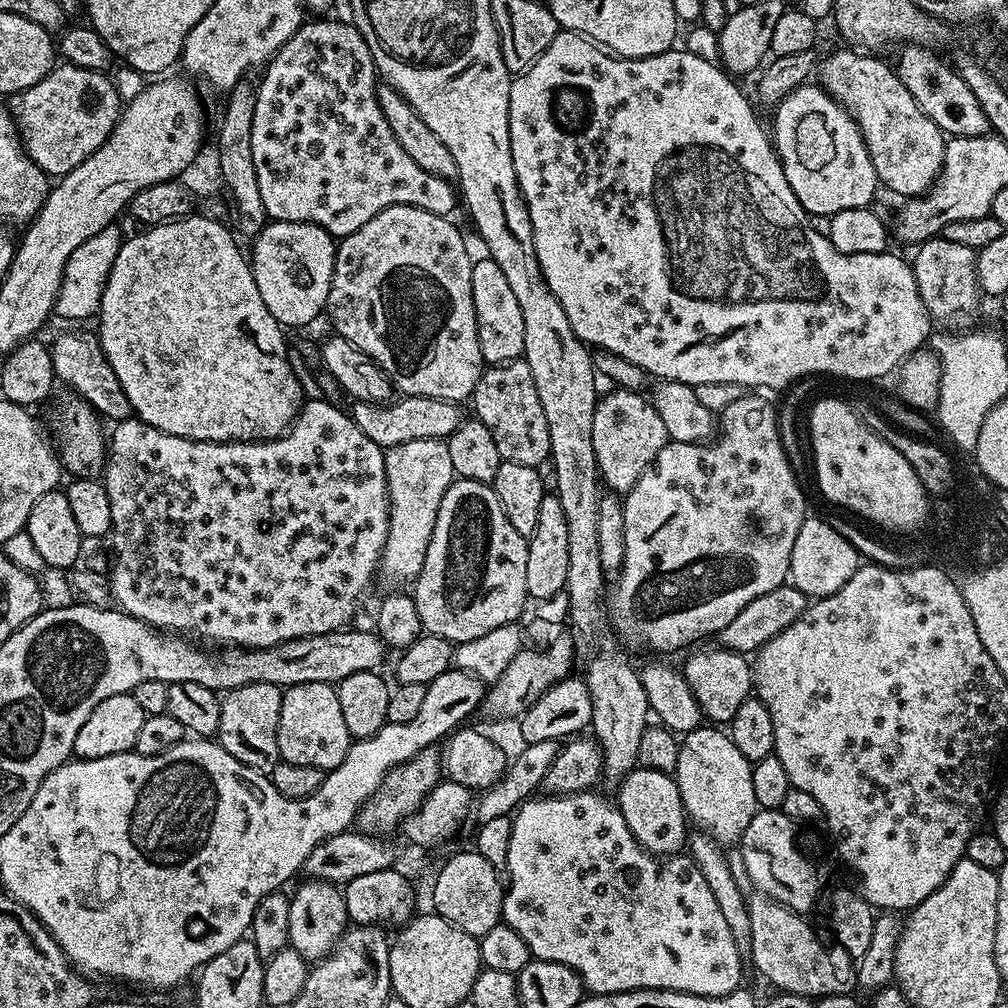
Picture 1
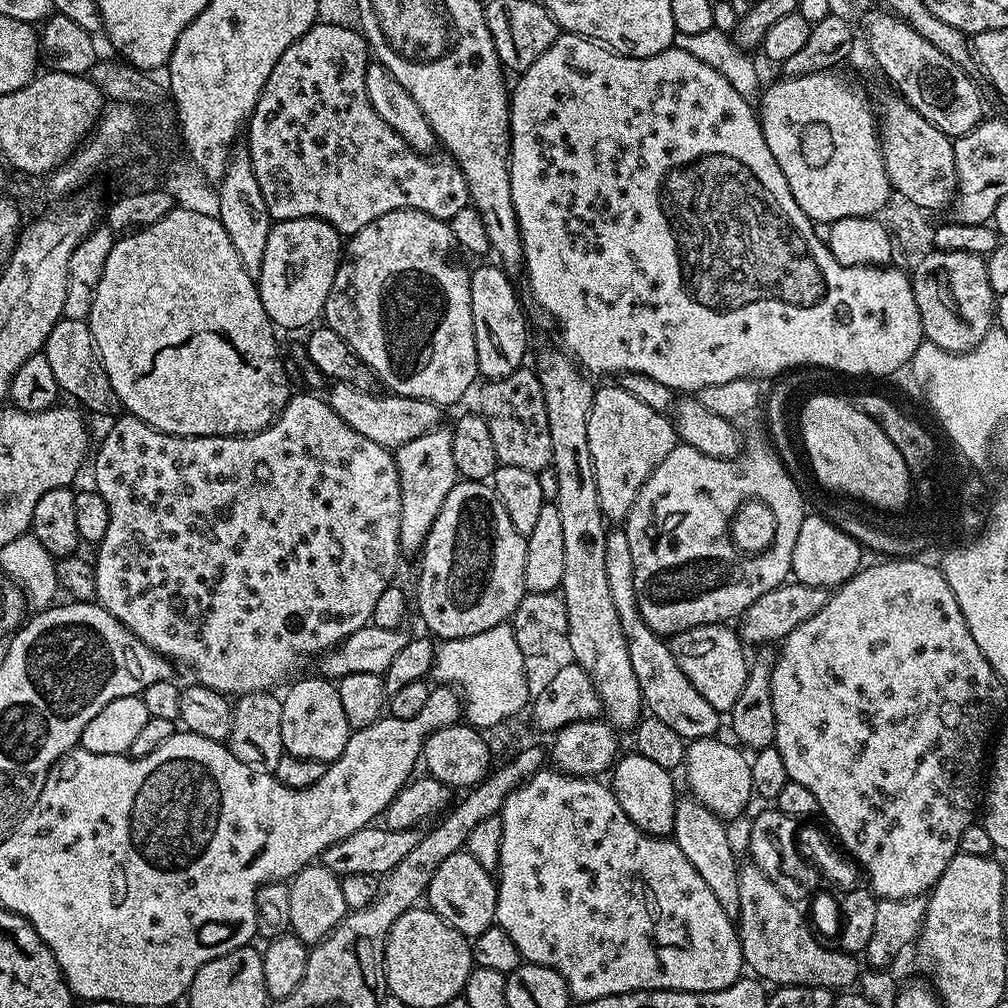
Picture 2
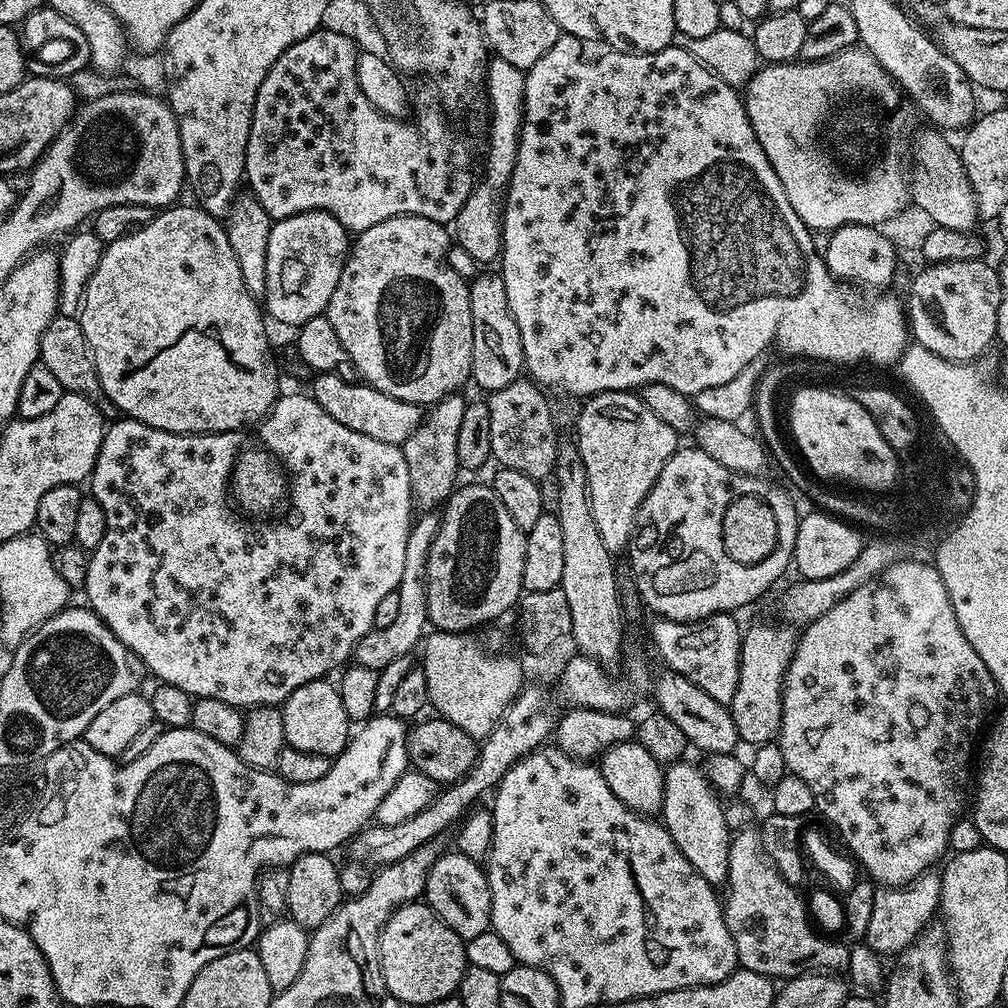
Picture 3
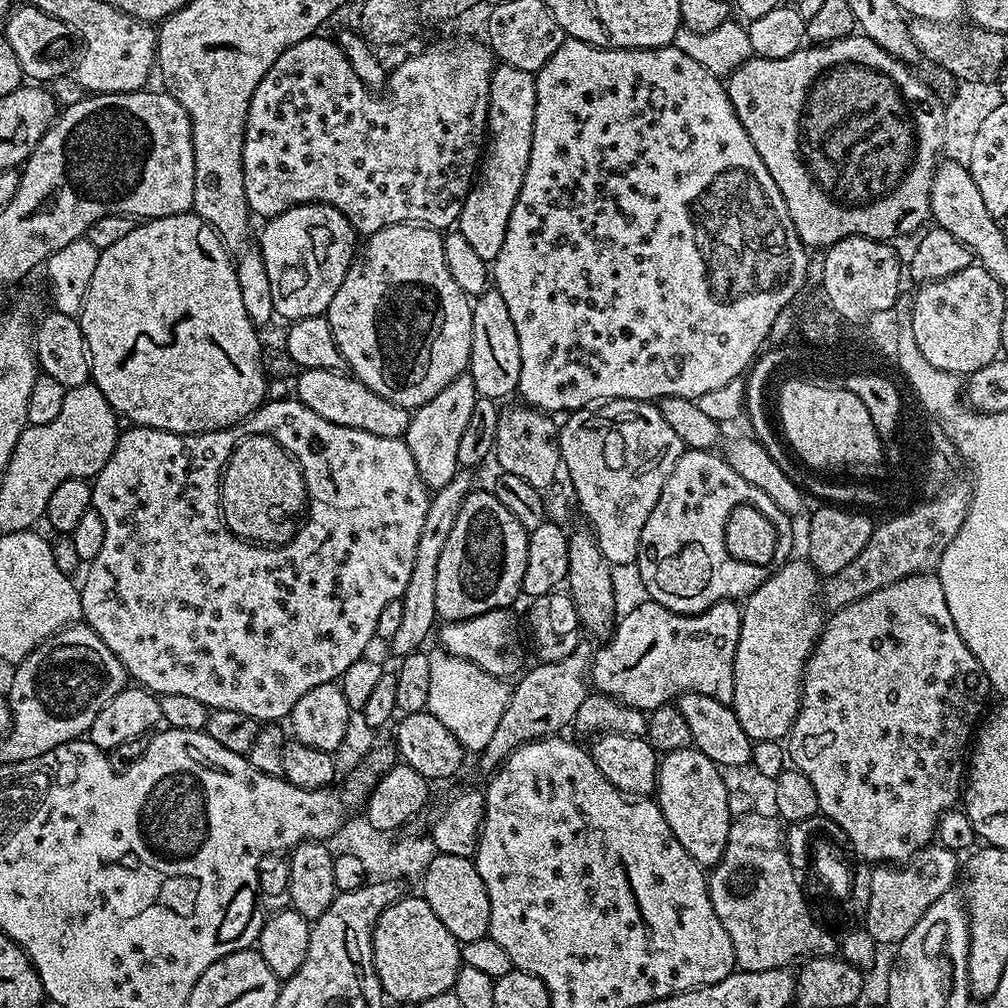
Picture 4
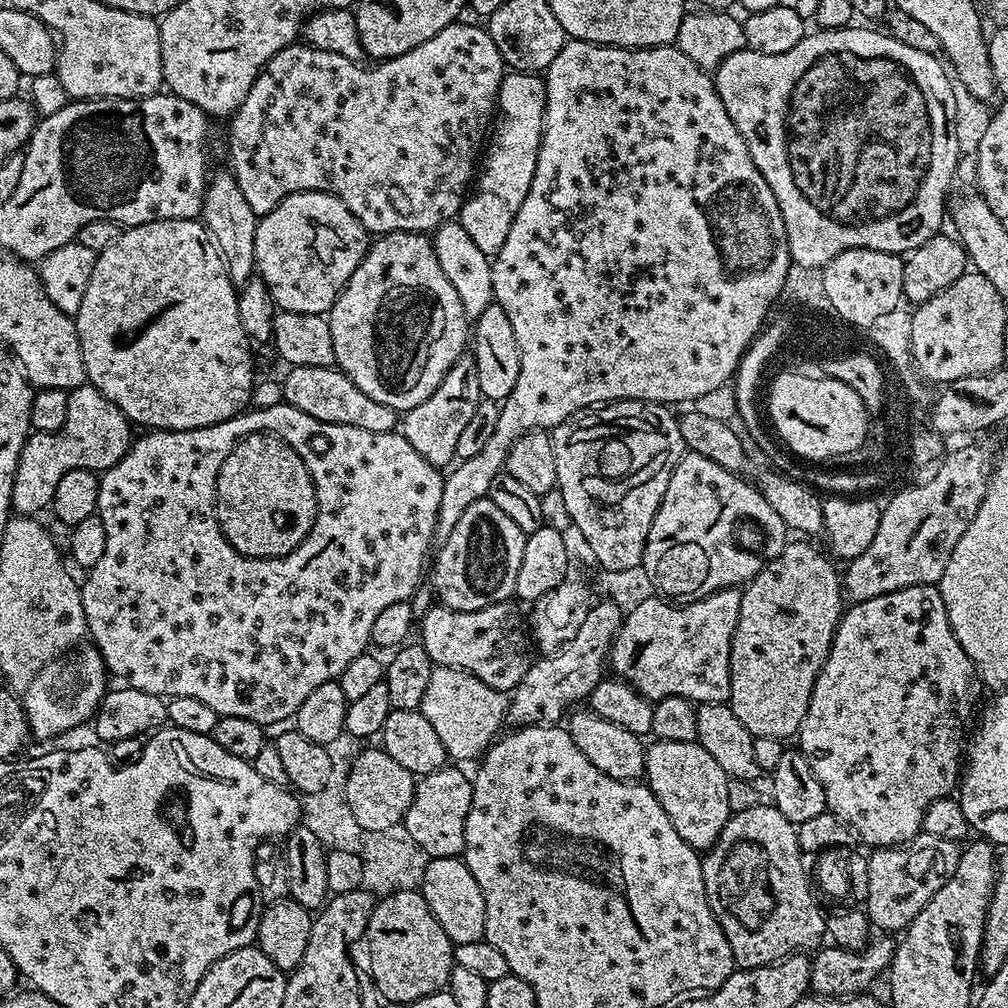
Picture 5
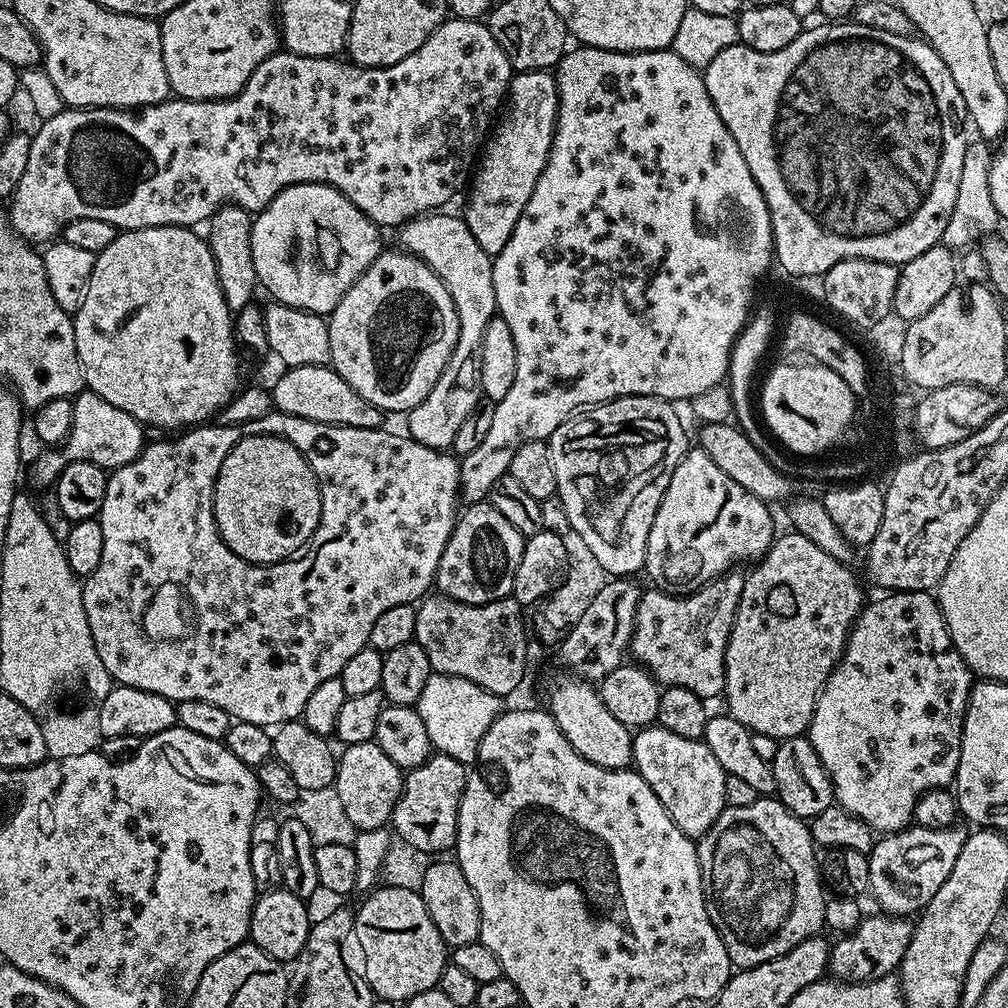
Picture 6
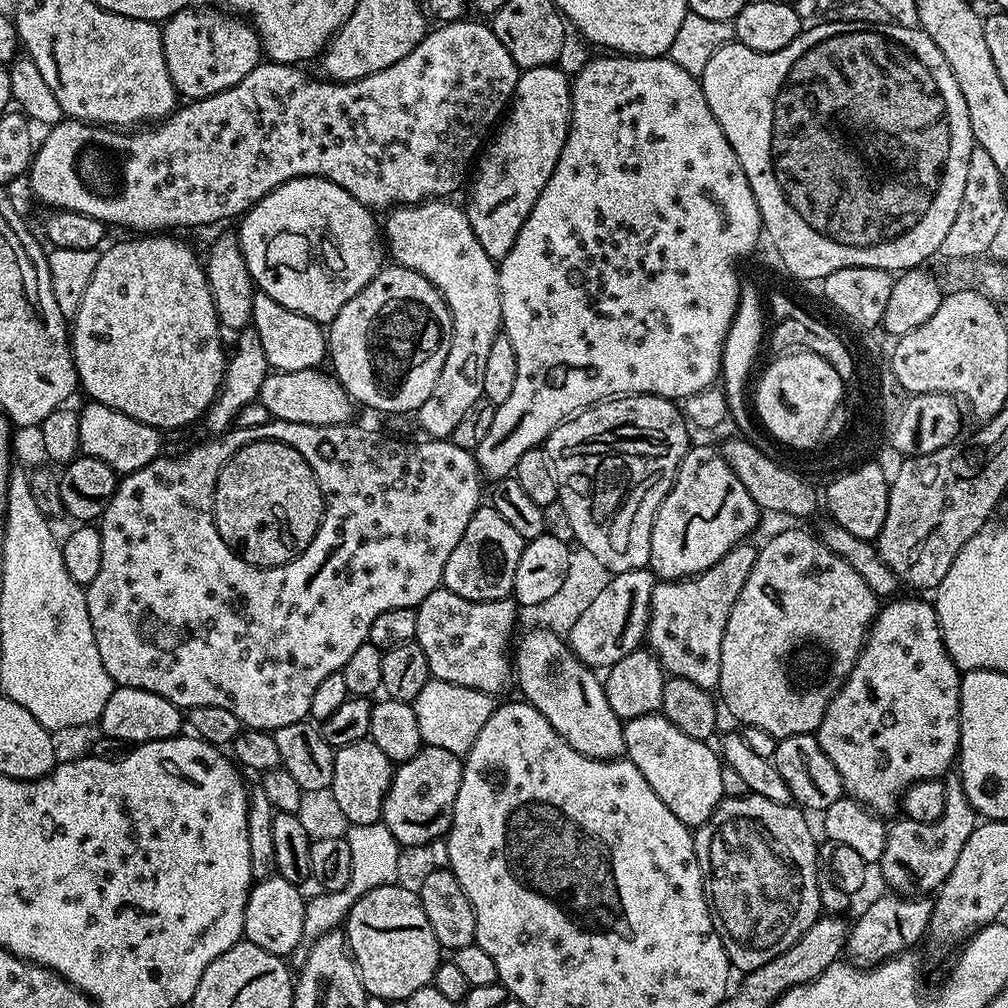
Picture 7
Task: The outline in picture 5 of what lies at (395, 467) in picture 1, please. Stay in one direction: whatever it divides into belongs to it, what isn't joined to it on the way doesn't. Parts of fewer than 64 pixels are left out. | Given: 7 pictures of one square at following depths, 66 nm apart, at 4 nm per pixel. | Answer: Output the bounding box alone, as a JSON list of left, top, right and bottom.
[402,354,481,469]

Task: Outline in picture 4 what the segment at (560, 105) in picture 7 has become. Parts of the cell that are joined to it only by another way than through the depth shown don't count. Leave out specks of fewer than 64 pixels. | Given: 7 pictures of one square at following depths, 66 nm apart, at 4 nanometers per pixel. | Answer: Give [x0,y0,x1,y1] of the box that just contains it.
[458,62,536,261]

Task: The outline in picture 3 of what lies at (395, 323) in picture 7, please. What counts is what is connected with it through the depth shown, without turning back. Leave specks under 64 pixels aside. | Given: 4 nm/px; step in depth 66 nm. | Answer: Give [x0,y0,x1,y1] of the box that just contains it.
[326,216,472,406]

